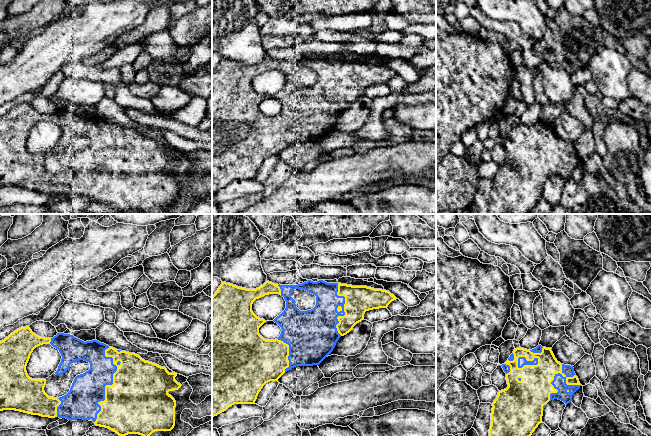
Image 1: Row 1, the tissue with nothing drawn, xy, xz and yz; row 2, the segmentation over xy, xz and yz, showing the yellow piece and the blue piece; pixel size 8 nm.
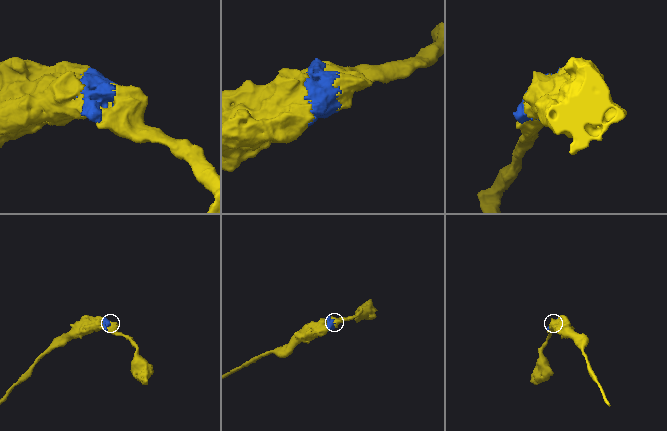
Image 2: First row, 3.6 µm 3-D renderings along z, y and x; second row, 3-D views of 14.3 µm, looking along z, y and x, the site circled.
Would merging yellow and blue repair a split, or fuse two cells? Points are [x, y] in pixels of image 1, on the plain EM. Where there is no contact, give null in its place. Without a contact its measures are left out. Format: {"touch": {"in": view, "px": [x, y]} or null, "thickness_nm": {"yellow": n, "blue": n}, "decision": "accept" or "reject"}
{"touch": {"in": "xy", "px": [110, 161]}, "thickness_nm": {"yellow": 480, "blue": 260}, "decision": "accept"}

